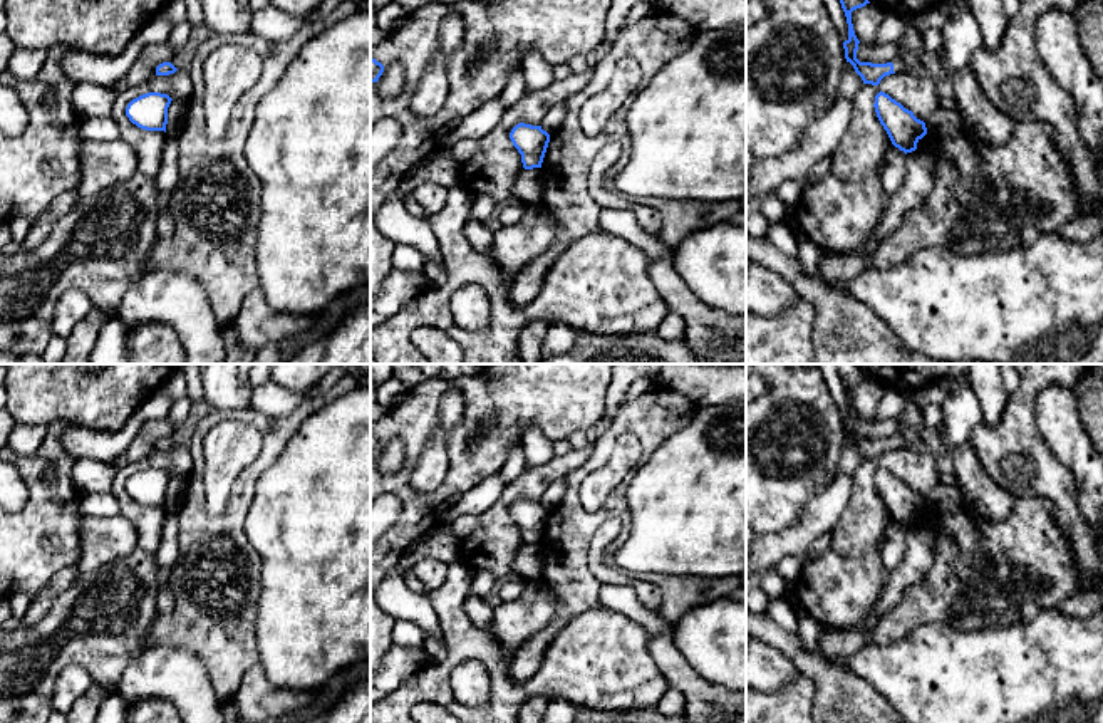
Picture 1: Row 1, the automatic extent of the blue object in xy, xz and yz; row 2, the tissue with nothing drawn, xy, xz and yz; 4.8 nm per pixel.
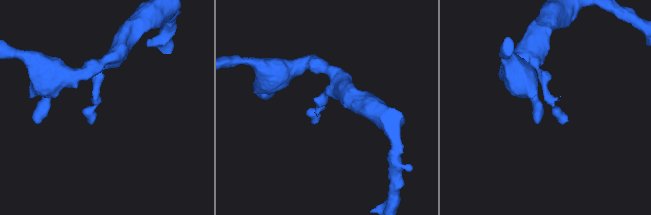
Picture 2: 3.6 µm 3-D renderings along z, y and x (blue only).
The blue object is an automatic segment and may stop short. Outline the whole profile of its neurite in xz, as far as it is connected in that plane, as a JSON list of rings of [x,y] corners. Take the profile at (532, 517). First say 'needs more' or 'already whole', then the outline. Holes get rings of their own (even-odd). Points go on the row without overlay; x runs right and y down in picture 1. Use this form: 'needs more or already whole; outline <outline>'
already whole; outline [[[520,498],[511,505],[510,515],[521,530],[525,545],[541,544],[550,518],[550,510],[541,502]]]

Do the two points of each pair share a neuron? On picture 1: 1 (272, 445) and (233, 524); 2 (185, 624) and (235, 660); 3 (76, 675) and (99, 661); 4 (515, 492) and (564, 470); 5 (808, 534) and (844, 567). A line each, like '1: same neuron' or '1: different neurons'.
1: same neuron
2: same neuron
3: different neurons
4: same neuron
5: different neurons

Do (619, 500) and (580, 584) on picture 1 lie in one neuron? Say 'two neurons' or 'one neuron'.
one neuron

